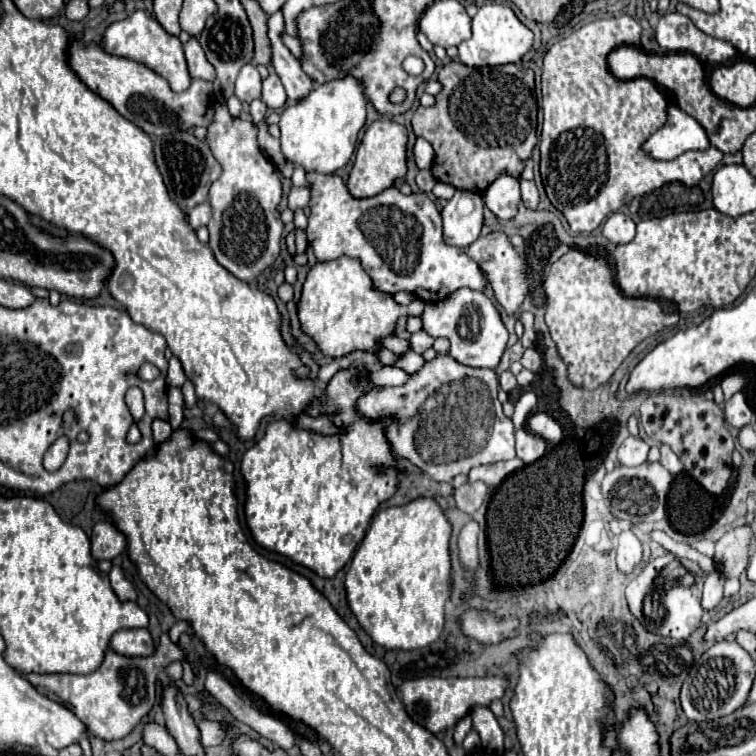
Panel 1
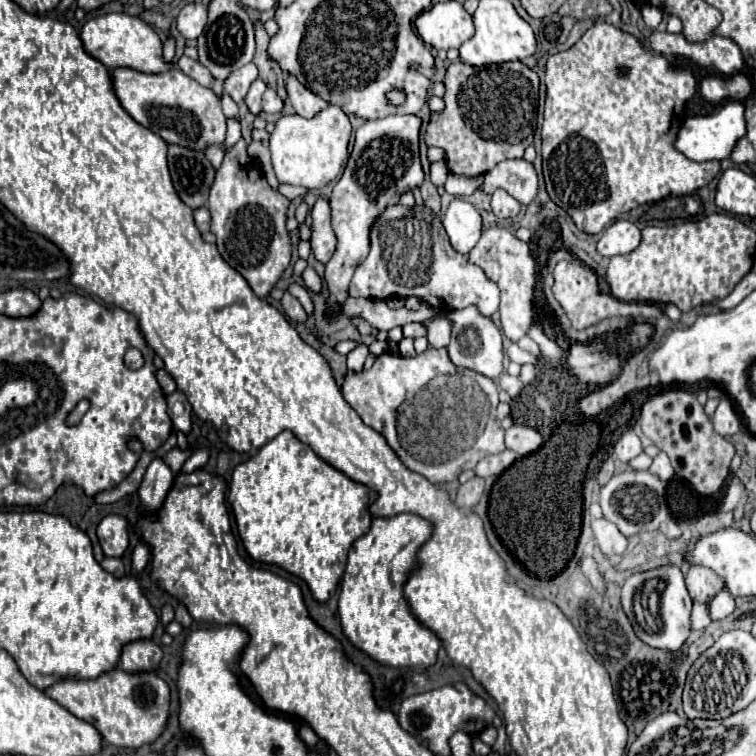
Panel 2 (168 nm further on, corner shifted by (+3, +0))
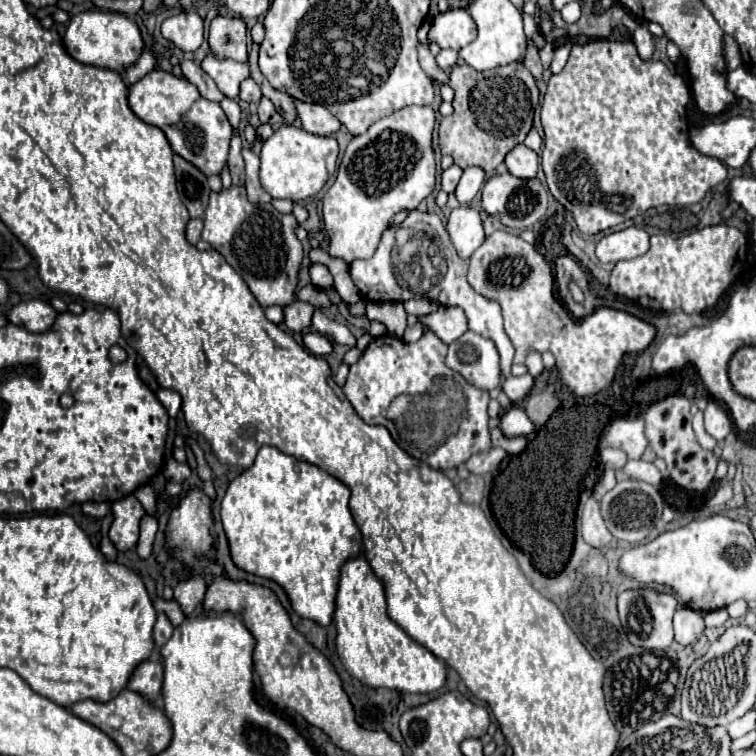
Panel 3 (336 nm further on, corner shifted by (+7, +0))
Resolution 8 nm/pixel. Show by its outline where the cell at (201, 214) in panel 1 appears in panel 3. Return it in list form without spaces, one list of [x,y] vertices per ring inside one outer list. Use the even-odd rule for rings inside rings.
[[[200,218],[190,220],[188,226],[186,226],[186,240],[190,244],[196,244],[200,240],[200,232],[202,232],[202,220]]]

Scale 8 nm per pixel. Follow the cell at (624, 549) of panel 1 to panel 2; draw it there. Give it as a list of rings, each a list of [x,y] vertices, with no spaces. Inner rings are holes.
[[[592,520],[592,530],[596,534],[598,546],[606,556],[620,556],[628,548],[628,538],[620,534],[618,526],[608,520]]]

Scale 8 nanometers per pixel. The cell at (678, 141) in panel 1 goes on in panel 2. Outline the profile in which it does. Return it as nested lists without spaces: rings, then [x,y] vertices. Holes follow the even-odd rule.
[[[726,102],[718,114],[708,116],[692,116],[686,118],[682,128],[676,134],[676,150],[680,150],[684,156],[696,162],[706,160],[724,160],[730,156],[734,144],[746,134],[746,122],[744,122],[744,104],[742,102]]]

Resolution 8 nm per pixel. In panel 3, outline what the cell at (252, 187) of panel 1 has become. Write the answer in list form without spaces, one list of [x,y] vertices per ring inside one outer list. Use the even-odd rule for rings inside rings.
[[[232,186],[222,192],[212,192],[204,214],[202,240],[206,240],[216,252],[220,252],[226,262],[246,280],[248,288],[256,296],[262,308],[268,306],[290,306],[296,302],[298,270],[304,260],[304,250],[296,238],[298,220],[288,214],[280,214],[272,204],[258,206],[246,200],[246,190]]]

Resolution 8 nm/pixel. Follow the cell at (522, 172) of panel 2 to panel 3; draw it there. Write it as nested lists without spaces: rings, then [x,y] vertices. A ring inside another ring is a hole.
[[[520,144],[514,146],[508,154],[506,154],[506,166],[510,170],[510,174],[518,176],[518,178],[536,178],[536,170],[538,170],[538,154]]]

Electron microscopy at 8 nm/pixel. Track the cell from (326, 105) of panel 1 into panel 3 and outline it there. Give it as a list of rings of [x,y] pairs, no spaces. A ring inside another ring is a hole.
[[[296,126],[278,128],[262,146],[260,152],[260,184],[272,198],[288,198],[292,202],[304,202],[316,196],[328,178],[336,174],[338,142],[334,136],[314,136]]]

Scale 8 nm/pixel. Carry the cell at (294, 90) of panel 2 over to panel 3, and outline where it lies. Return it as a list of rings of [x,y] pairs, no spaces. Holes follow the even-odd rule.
[[[296,100],[298,108],[298,118],[302,120],[302,126],[306,132],[316,134],[316,136],[332,136],[340,130],[340,122],[332,112],[320,104],[304,104]]]

